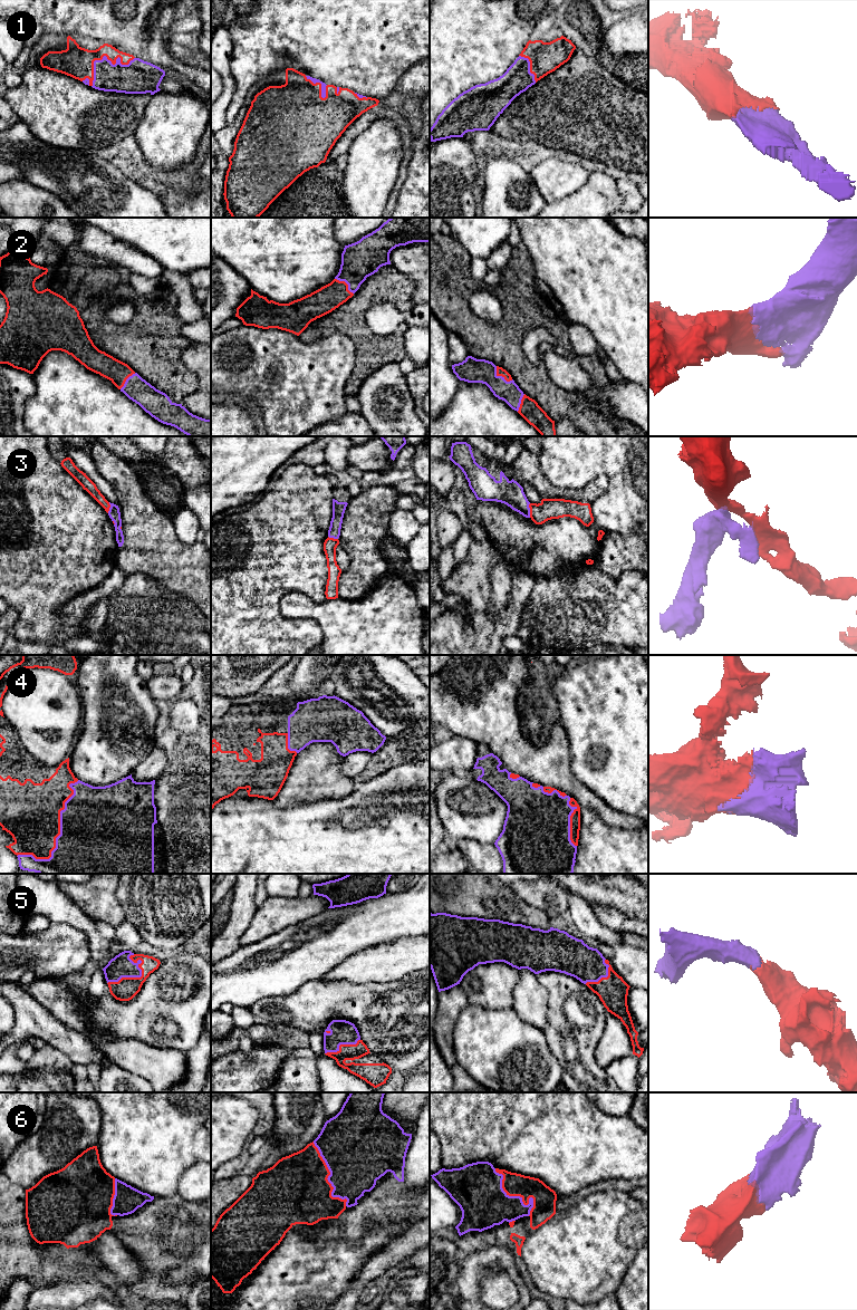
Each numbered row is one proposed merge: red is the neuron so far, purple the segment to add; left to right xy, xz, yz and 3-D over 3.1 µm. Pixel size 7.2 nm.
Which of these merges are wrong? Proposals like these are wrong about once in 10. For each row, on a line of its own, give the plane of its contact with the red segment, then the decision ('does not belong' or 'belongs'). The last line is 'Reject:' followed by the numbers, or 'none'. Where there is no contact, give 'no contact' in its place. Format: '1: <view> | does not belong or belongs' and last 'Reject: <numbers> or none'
1: xy | belongs
2: yz | belongs
3: yz | belongs
4: xy | belongs
5: xy | belongs
6: yz | belongs
Reject: none

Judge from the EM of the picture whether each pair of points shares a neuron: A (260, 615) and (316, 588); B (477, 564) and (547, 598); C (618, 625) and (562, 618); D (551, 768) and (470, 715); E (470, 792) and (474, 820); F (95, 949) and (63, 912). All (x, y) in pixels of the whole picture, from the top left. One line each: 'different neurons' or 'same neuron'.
A: same neuron
B: different neurons
C: same neuron
D: same neuron
E: same neuron
F: same neuron

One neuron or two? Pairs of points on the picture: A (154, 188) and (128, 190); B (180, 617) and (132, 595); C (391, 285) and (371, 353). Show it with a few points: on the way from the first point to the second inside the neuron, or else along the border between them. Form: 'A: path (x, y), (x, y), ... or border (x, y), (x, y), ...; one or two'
A: border (135, 181), (151, 191), (164, 205); two
B: path (167, 617), (154, 617), (144, 607); one
C: path (372, 296), (358, 309), (358, 331), (360, 334); one

